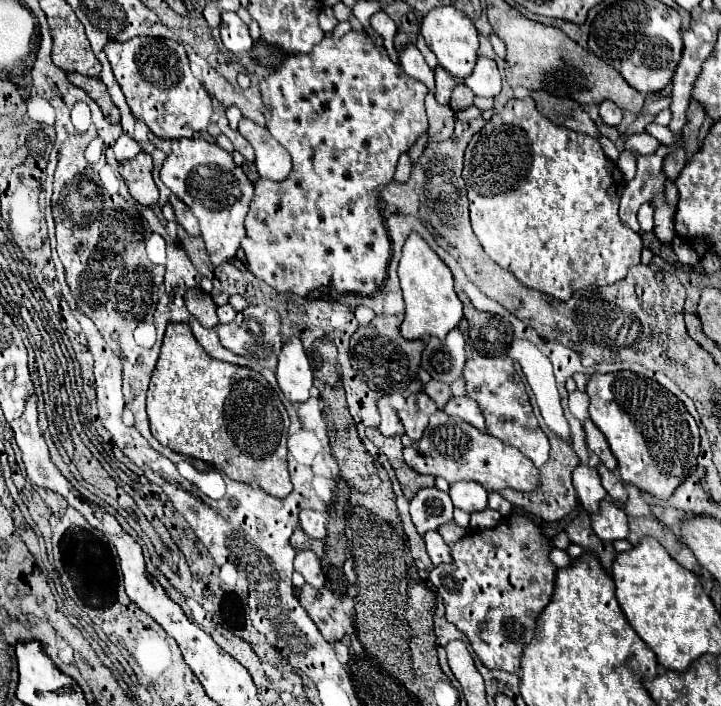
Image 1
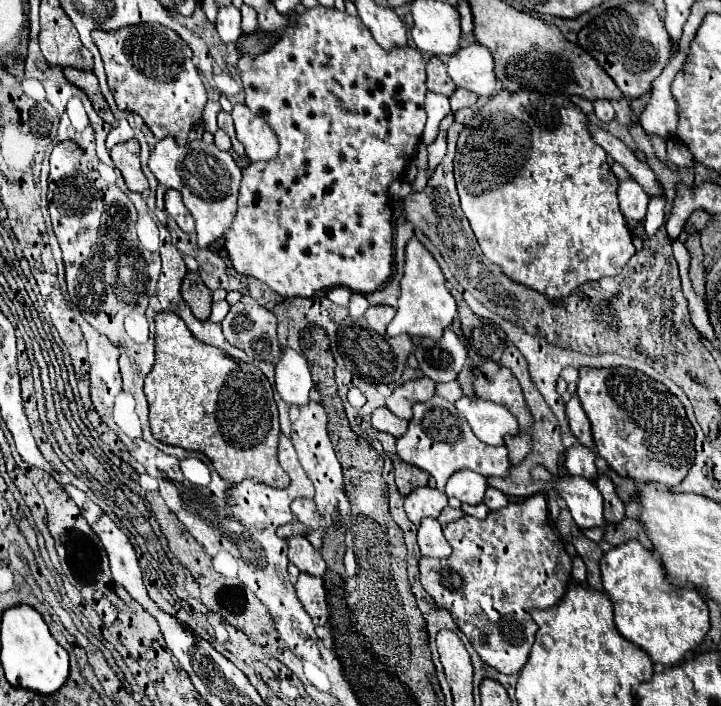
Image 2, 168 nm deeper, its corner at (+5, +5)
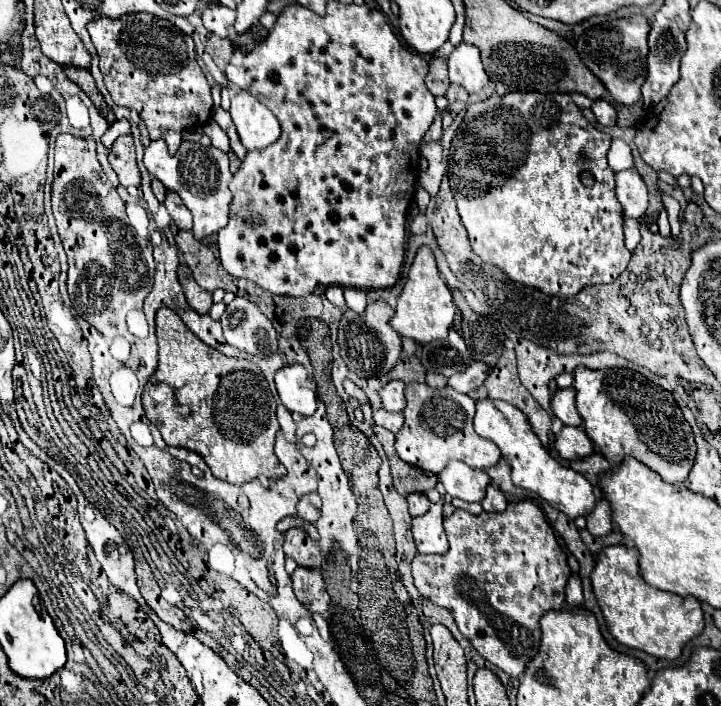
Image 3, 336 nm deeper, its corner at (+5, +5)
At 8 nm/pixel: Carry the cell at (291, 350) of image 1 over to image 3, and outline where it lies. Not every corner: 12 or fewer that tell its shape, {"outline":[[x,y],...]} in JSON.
{"outline":[[300,364],[276,372],[280,402],[302,416],[318,406]]}

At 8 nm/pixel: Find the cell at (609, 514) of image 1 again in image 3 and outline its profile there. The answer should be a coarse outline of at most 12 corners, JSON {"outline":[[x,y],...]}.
{"outline":[[478,400],[474,430],[512,466],[512,482],[568,518],[596,506],[592,484],[554,460],[526,416]]}

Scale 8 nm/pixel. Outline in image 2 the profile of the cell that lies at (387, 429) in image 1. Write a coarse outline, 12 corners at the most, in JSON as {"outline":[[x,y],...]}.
{"outline":[[386,406],[372,412],[372,426],[400,438],[408,420],[394,416]]}

